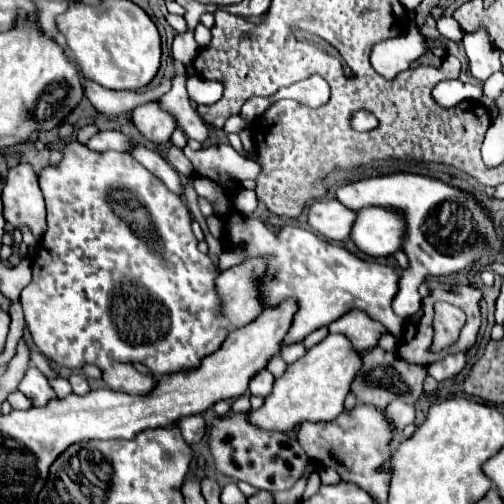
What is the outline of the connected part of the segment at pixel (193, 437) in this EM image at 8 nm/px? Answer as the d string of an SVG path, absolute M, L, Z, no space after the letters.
M202 414L180 418L176 424L178 424L178 428L188 444L198 444L206 432L206 422L204 422Z

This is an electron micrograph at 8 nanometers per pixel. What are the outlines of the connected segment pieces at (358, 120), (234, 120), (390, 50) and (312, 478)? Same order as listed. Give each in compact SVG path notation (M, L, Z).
M358 112L352 118L352 128L356 128L356 130L372 130L372 128L376 128L376 116L368 114L368 112Z
M234 114L234 116L230 116L228 120L226 120L226 124L224 124L224 132L226 134L240 134L244 128L248 126L248 122L240 116L240 114Z
M411 24L405 34L378 44L370 60L376 72L392 80L400 73L400 70L409 68L412 60L418 60L425 52L432 52L434 46L446 51L442 41L423 36L417 27Z
M314 471L313 473L311 473L311 475L308 478L302 499L303 500L308 499L311 496L313 496L315 493L317 493L320 485L321 485L321 481L320 481L319 473L317 471Z

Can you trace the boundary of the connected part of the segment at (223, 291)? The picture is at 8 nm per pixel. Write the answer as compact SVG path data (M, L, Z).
M248 260L240 266L220 272L214 280L216 292L220 296L220 312L224 312L222 316L234 330L246 326L262 312L256 284L260 282L264 270L264 262Z

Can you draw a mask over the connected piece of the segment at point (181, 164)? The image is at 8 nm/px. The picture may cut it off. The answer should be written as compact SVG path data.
M172 146L172 148L168 150L168 162L172 164L172 168L174 168L180 176L192 176L192 174L194 174L194 172L192 172L192 164L186 160L186 156L182 154L182 150L176 148L176 146Z

